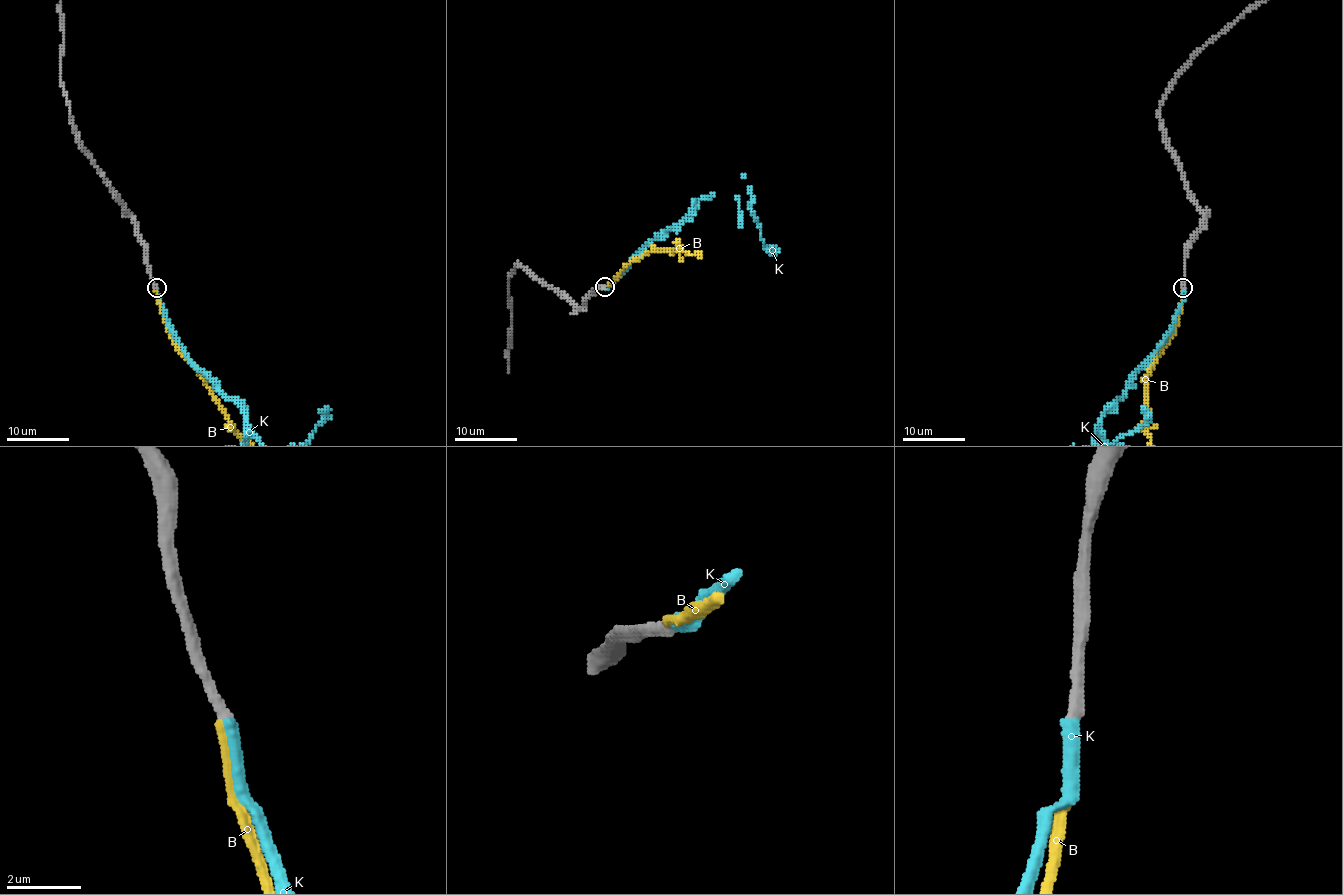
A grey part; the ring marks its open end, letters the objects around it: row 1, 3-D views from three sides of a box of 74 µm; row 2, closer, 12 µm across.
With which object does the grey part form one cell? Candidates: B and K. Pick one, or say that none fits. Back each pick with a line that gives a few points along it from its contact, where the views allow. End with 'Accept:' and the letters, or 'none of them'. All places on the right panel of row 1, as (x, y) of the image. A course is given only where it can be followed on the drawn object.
Accept: K

